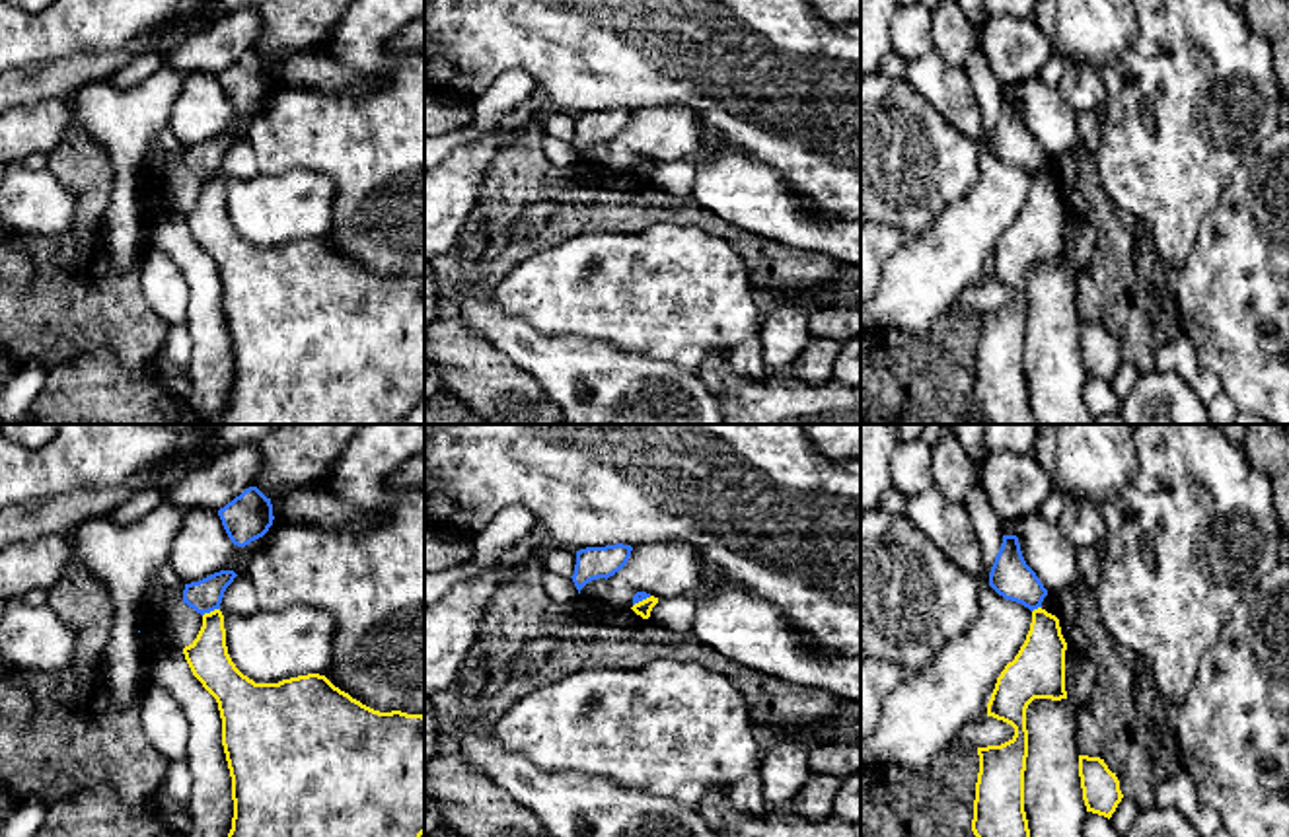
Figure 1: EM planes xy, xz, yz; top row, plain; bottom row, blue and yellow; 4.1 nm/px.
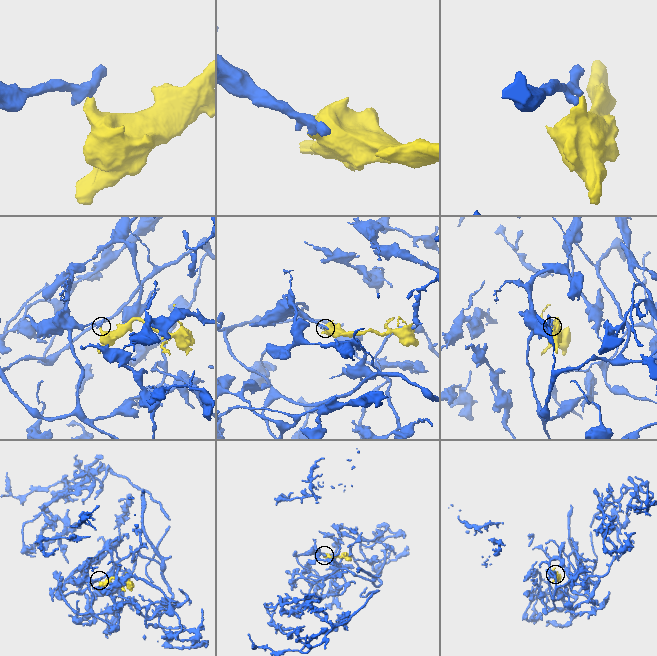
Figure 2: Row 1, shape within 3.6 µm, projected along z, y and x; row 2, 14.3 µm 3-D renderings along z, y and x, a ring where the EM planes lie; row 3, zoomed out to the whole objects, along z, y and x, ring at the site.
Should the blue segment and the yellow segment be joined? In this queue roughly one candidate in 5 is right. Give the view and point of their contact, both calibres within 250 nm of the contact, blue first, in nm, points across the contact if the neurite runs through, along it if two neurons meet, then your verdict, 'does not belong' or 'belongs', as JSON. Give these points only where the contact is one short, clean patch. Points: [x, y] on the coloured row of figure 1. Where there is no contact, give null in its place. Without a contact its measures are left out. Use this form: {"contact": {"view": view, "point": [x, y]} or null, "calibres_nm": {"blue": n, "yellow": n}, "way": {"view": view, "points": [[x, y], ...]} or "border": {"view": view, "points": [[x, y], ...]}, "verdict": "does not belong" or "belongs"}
{"contact": {"view": "xy", "point": [211, 610]}, "calibres_nm": {"blue": 140, "yellow": 170}, "border": {"view": "xy", "points": [[219, 608], [203, 616]]}, "verdict": "does not belong"}

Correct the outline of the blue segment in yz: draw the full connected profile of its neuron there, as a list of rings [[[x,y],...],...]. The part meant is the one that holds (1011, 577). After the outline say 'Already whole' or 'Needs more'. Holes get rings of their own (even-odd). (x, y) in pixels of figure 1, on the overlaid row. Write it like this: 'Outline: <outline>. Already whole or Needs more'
Outline: [[[1003,535],[989,572],[989,586],[1005,600],[1022,603],[1030,611],[1042,607],[1048,596],[1036,572],[1026,564],[1016,535]]]. Already whole

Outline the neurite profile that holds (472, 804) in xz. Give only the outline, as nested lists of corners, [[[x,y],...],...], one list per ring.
[[[444,747],[424,765],[424,786],[442,806],[444,827],[461,837],[549,837],[532,810],[512,800],[454,747]]]

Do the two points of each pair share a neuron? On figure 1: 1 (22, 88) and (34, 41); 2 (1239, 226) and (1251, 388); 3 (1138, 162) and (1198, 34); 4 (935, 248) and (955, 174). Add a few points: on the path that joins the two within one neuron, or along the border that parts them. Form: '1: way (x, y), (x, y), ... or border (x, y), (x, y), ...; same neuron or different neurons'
1: border (73, 55), (20, 71); different neurons
2: way (1241, 267), (1241, 312), (1251, 322), (1251, 347); same neuron
3: way (1169, 131), (1196, 90), (1196, 65); same neuron
4: border (978, 180), (923, 232), (910, 240); different neurons

